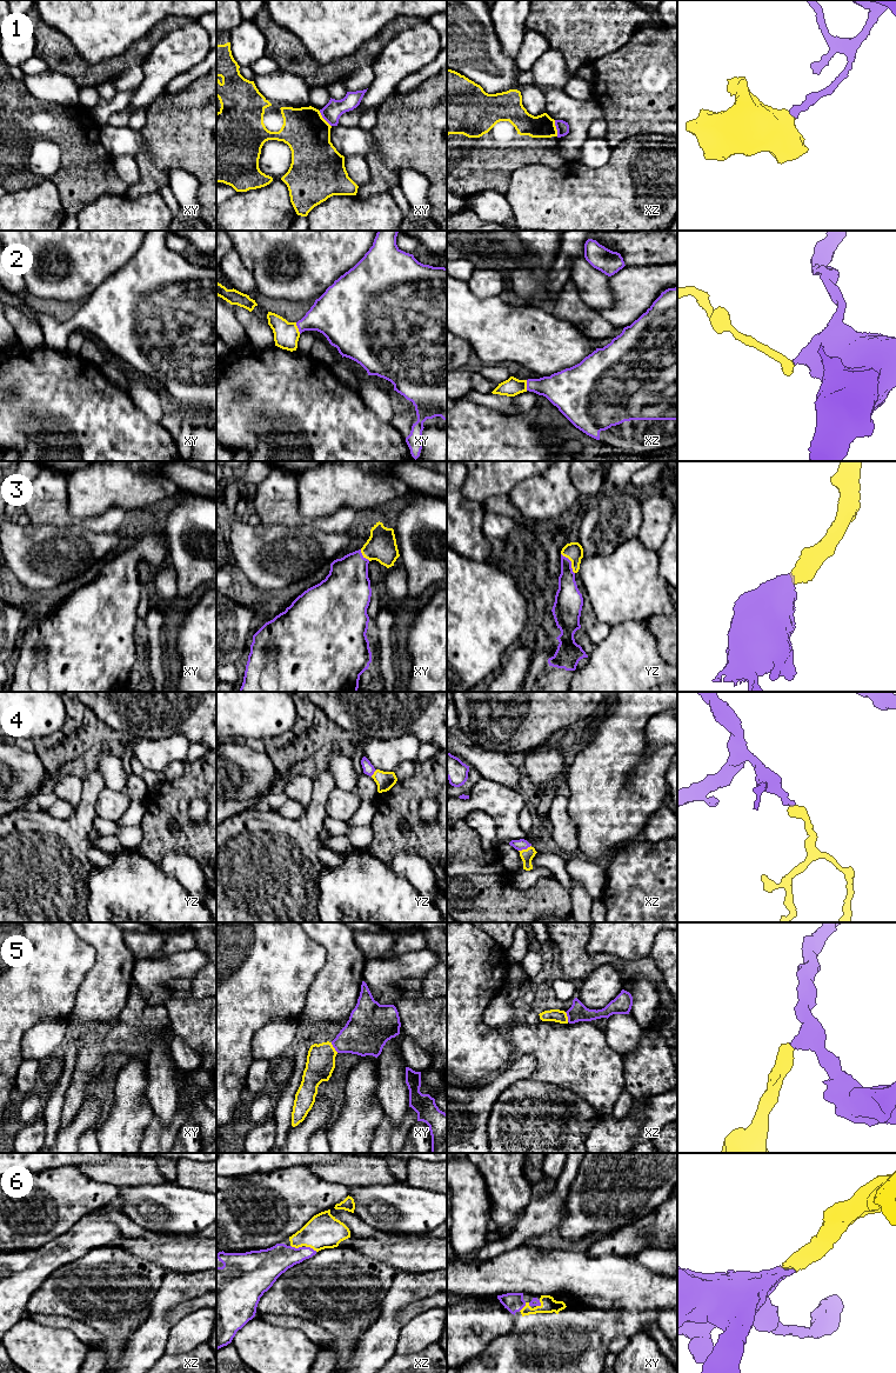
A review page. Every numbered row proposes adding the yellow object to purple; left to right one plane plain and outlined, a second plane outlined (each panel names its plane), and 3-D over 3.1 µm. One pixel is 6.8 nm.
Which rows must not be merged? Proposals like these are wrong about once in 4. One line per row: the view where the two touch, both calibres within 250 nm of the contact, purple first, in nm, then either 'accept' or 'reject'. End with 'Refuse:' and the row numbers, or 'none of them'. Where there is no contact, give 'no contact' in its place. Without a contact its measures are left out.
1: contact in xz; calibres 90 and 160 nm; reject
2: contact in xy; calibres 300 and 180 nm; accept
3: contact in yz; calibres 190 and 120 nm; accept
4: contact in xz; calibres 70 and 90 nm; accept
5: contact in xy; calibres 300 and 190 nm; accept
6: contact in xz; calibres 240 and 240 nm; accept
Refuse: 1

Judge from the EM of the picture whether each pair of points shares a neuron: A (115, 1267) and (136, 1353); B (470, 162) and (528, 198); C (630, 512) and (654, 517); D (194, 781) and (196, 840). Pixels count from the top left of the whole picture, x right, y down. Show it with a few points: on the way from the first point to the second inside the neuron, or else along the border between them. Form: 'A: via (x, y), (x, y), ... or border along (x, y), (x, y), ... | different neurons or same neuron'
A: border along (149, 1312), (146, 1320), (132, 1334), (119, 1358) | different neurons
B: border along (527, 165), (513, 173), (509, 188), (503, 194) | different neurons
C: border along (642, 497), (641, 526), (636, 535) | different neurons
D: via (182, 795), (182, 817), (189, 826) | same neuron

